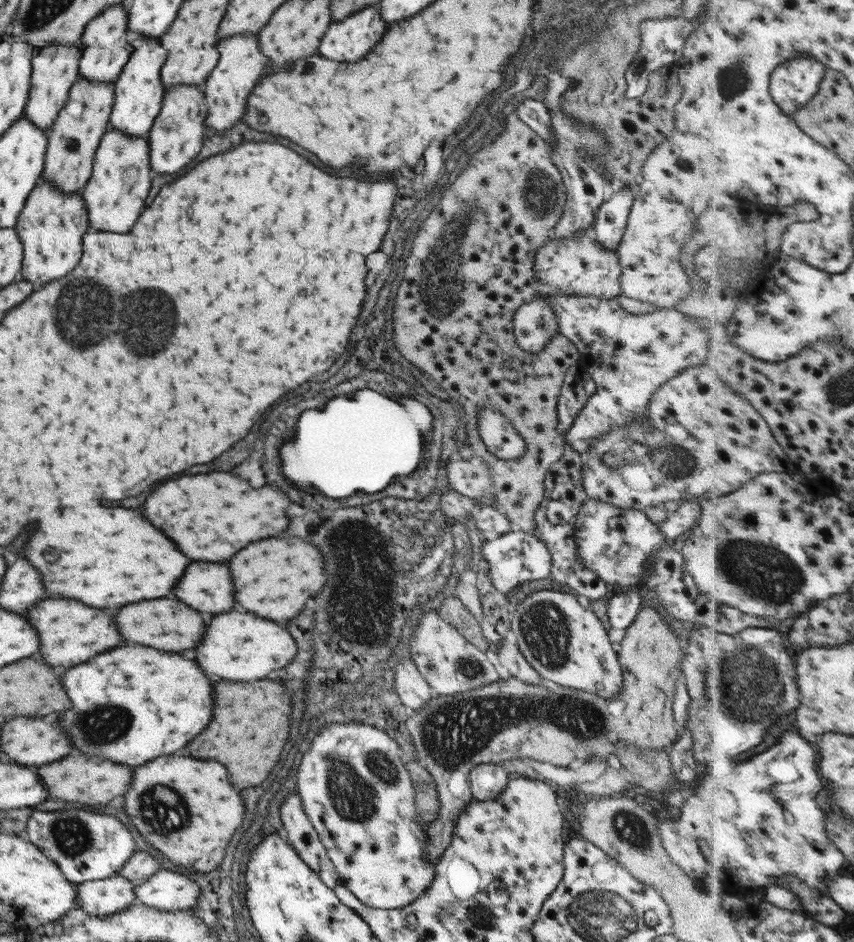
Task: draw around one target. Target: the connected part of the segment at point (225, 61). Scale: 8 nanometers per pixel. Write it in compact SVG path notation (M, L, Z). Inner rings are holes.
M239 35L225 39L217 42L217 49L220 54L218 64L202 86L208 106L208 115L204 119L207 136L219 135L232 128L246 114L248 97L268 63L268 58L260 52L257 35Z

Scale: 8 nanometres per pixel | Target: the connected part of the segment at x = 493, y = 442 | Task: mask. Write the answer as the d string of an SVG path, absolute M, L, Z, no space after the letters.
M484 404L478 412L480 437L490 452L504 461L524 455L526 442L504 412L494 410L490 404Z

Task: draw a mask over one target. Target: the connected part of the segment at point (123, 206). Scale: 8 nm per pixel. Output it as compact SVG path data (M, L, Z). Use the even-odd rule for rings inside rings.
M109 128L102 136L94 156L94 166L86 183L80 190L88 208L89 226L102 232L126 234L132 230L136 218L146 206L146 196L150 192L153 171L150 166L148 138L126 136L114 128Z

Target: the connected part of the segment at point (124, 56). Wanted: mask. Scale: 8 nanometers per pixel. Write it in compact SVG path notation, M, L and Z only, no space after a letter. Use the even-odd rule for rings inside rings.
M114 4L108 7L85 27L80 41L83 45L79 64L80 78L92 83L113 84L122 73L133 52L133 47L128 44L127 11L122 6L123 4Z

